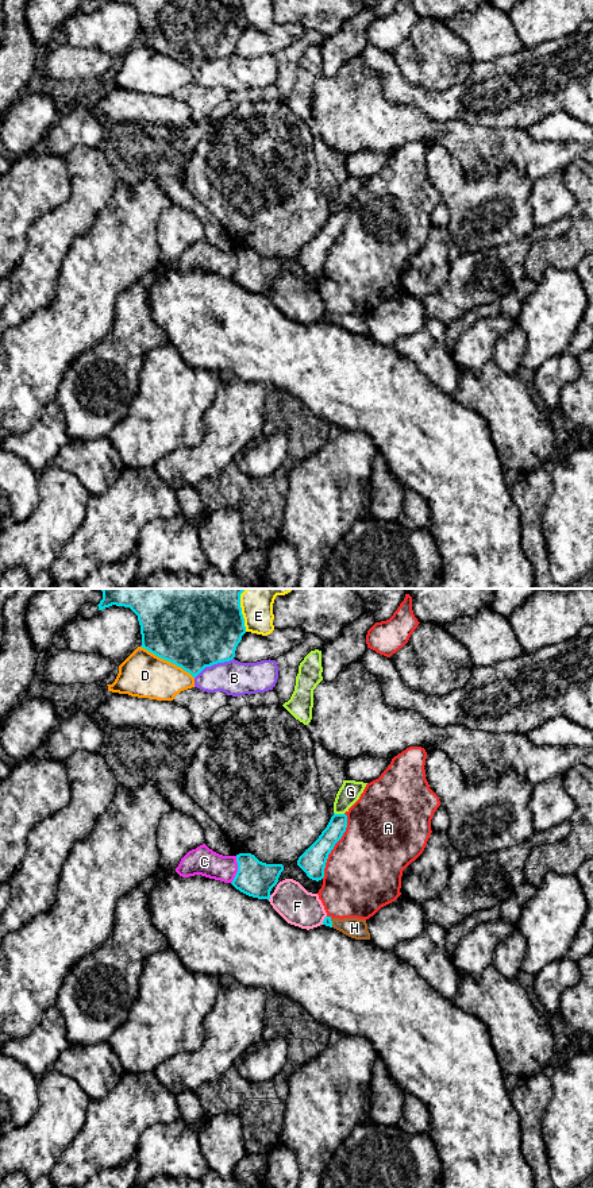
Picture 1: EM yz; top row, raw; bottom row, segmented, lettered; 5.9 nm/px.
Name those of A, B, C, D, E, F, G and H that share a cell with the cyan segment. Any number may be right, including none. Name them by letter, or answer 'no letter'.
H

